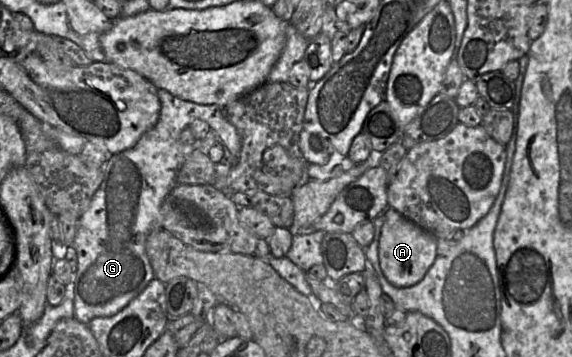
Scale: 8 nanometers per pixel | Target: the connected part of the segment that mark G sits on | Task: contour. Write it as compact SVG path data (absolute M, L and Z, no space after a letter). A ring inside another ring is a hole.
M158 89L157 95L161 104L157 123L146 131L133 147L109 156L101 167L104 172L103 181L88 208L78 219L75 238L71 244L78 258L74 279L74 318L87 325L95 317L110 317L118 313L155 278L145 243L153 230L162 228L162 203L177 185L177 174L185 160L196 149L208 154L209 149L218 142L216 135L223 132L224 109L218 105L202 105L182 100L163 89ZM196 119L205 121L211 131L205 139L196 144L184 145L180 141L180 134Z

